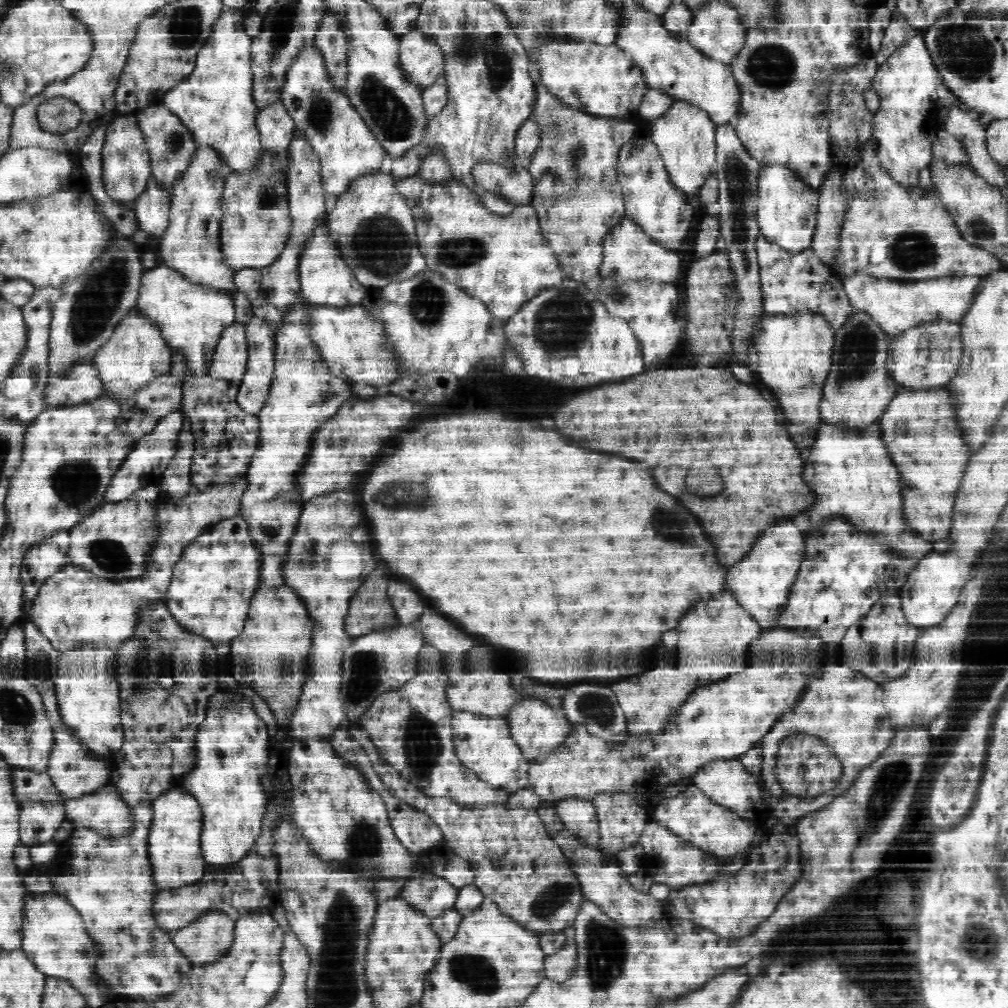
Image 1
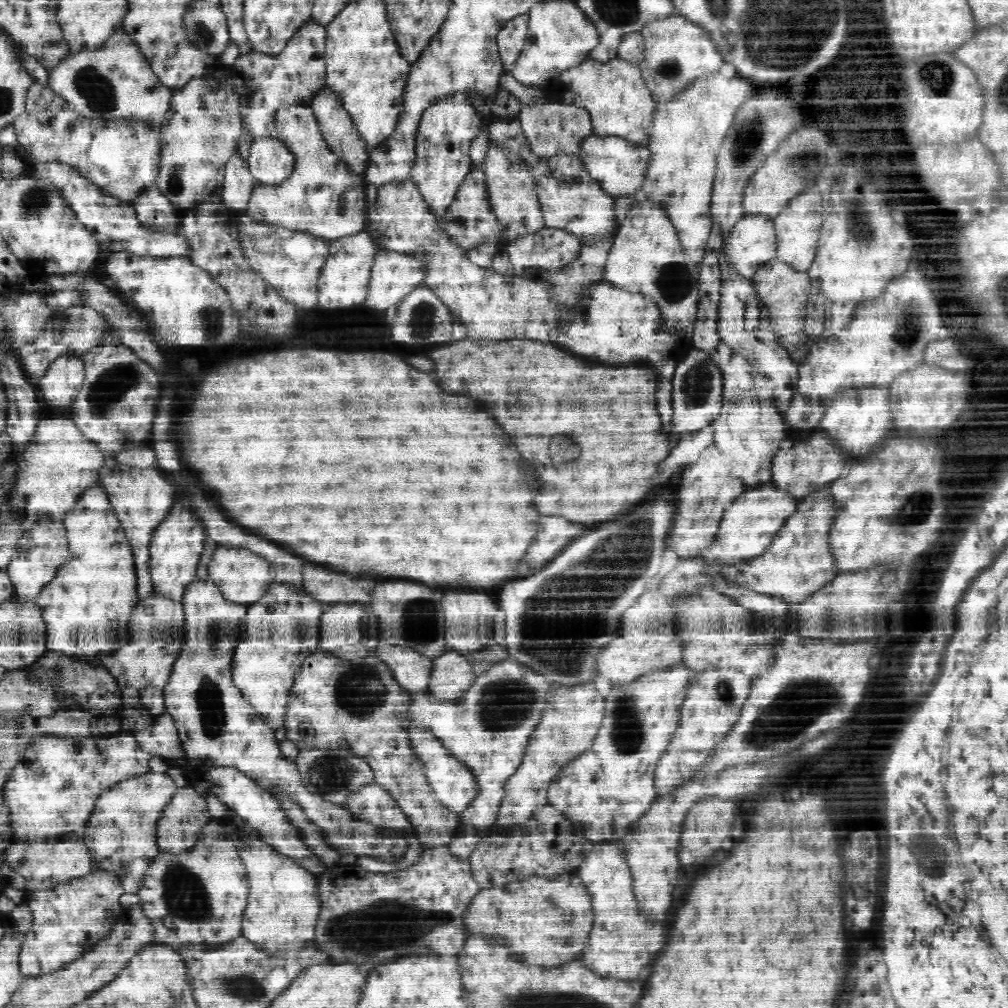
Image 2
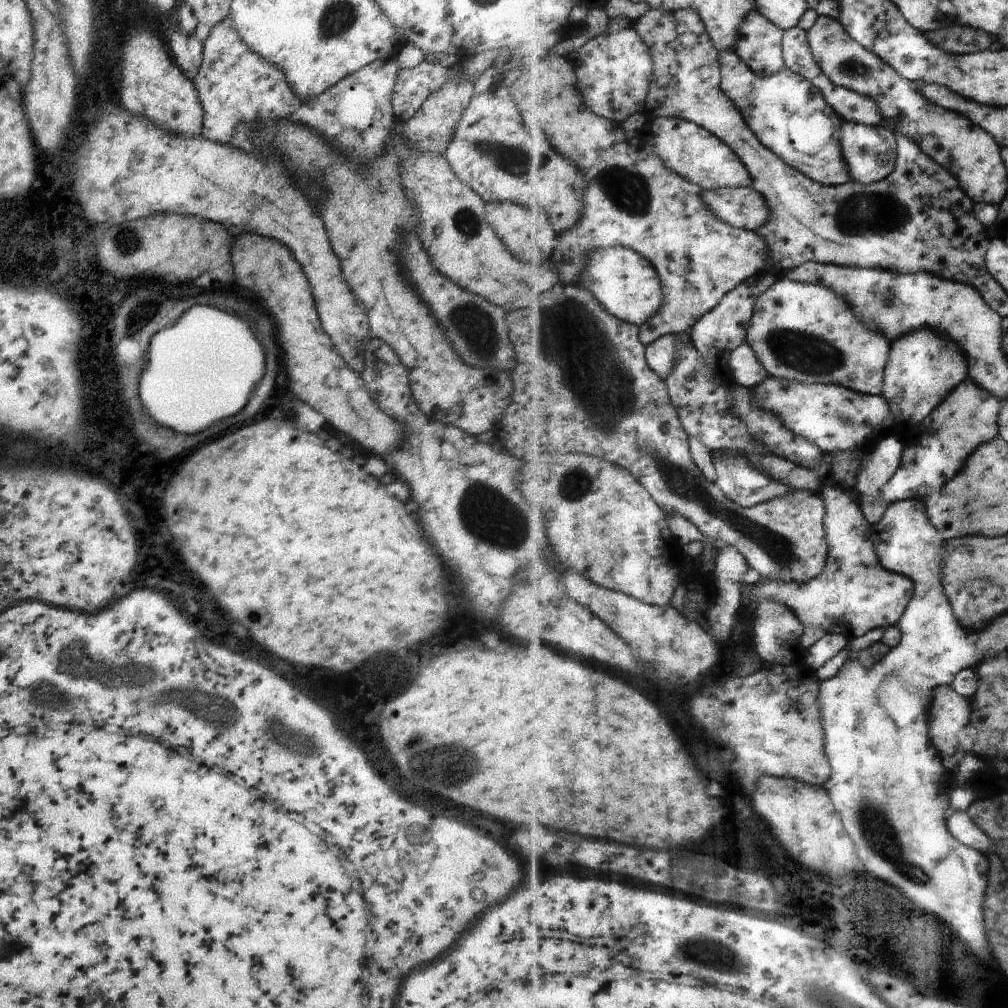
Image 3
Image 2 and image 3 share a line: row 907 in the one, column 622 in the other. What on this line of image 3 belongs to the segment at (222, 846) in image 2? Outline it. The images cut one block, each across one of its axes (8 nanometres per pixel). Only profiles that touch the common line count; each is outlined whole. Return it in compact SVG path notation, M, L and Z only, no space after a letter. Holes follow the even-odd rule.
M637 135L626 139L603 152L602 159L594 167L585 171L585 206L583 218L575 228L559 235L554 258L557 258L559 280L563 285L579 285L587 273L587 262L595 248L625 246L637 250L639 254L651 260L661 277L663 300L659 312L645 326L641 326L641 340L644 345L653 344L663 336L689 333L709 311L713 311L723 297L737 288L747 279L767 271L771 262L769 246L763 236L756 231L737 228L715 218L711 208L701 200L704 189L699 184L685 180L679 173L673 172L656 153L651 144L647 144Z

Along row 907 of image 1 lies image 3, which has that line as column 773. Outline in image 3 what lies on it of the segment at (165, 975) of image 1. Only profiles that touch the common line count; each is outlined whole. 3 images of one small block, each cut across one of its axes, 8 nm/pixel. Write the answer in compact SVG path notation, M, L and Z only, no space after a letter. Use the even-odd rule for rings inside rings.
M719 52L719 64L723 64L723 90L727 92L727 96L731 96L731 100L735 100L735 104L743 118L747 120L749 128L763 144L767 144L767 148L815 182L837 186L851 181L851 172L849 172L848 162L838 137L844 120L834 108L831 108L815 84L811 84L810 80L795 74L787 67L771 76L759 76L741 60L737 52ZM793 114L797 114L799 126L805 122L807 124L815 122L815 124L829 128L831 148L829 148L829 144L825 146L825 134L823 134L823 144L821 144L821 136L813 136L813 142L809 136L809 144L815 144L815 150L811 150L811 146L809 146L809 152L799 148L799 142L803 140L805 130L799 128L797 138L791 136L791 130L787 126L789 126L789 118Z

